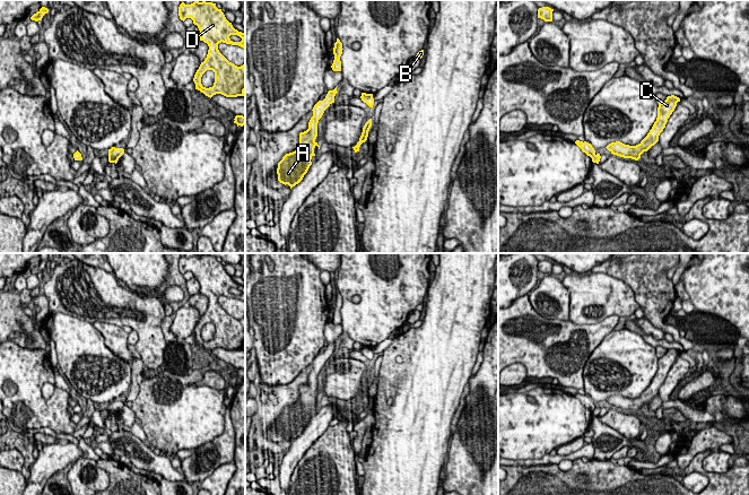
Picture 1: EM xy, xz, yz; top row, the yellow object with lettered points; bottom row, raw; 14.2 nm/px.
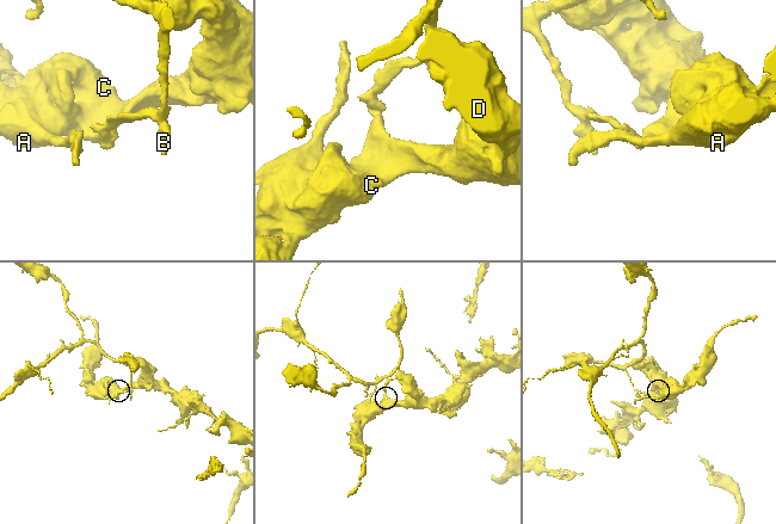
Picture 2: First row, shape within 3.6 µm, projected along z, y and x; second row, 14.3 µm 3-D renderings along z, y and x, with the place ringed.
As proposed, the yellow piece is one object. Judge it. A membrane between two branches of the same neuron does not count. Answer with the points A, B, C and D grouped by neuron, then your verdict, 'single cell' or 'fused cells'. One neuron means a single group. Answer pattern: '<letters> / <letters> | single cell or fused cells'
A C D / B | fused cells

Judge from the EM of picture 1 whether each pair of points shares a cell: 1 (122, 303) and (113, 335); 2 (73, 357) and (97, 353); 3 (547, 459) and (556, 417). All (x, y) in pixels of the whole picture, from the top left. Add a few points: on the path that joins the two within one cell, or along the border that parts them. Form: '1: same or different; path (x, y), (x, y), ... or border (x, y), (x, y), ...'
1: different; border (93, 322), (111, 322), (121, 327)
2: same; path (79, 354), (92, 353)
3: different; border (549, 453), (540, 458), (522, 459)

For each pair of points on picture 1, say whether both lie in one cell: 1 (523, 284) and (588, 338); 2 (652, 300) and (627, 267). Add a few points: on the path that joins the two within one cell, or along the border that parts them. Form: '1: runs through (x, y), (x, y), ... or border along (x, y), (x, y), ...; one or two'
1: border along (527, 293), (519, 296), (510, 305); two
2: runs through (652, 292), (635, 275); one

